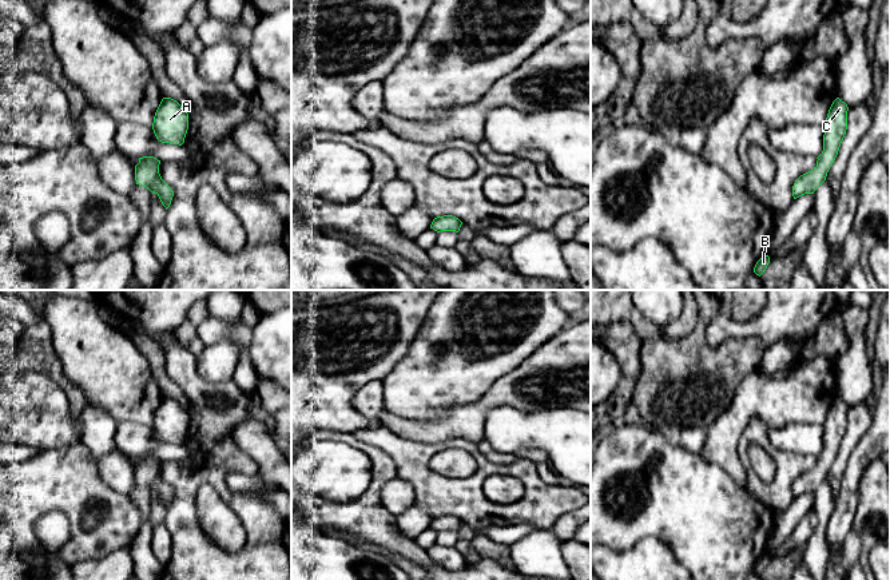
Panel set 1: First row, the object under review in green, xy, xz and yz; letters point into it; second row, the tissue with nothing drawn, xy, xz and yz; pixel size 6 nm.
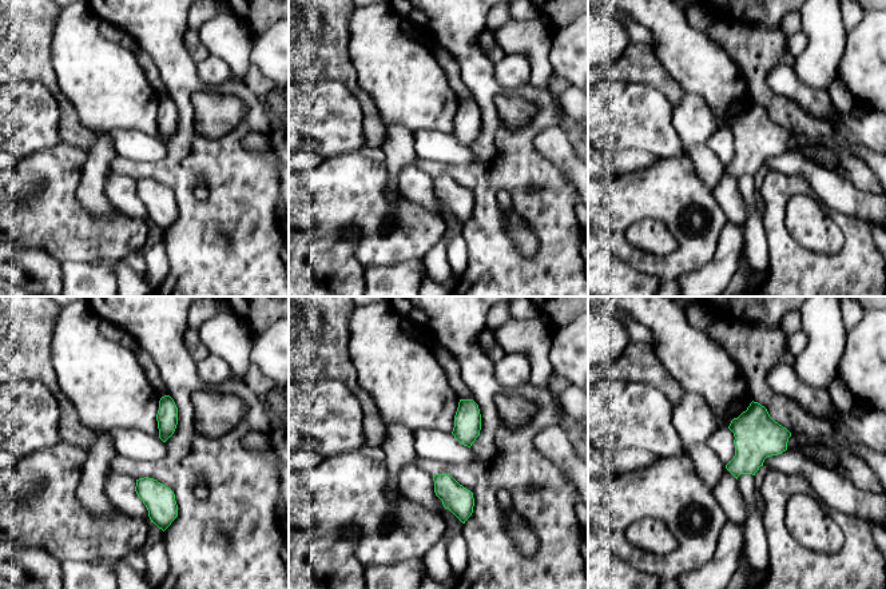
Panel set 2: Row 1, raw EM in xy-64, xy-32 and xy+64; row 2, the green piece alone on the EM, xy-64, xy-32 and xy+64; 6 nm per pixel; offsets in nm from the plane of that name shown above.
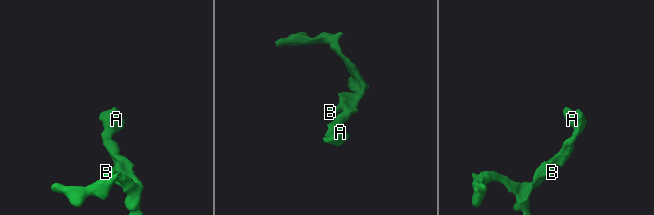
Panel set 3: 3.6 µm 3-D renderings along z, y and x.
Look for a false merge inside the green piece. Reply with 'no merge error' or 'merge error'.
merge error

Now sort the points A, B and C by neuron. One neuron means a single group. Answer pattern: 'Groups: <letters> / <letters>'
Groups: A C / B

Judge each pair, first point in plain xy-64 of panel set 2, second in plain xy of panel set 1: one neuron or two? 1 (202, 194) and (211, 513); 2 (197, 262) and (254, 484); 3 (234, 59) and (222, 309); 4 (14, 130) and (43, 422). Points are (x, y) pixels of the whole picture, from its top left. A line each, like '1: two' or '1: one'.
1: one
2: two
3: two
4: one

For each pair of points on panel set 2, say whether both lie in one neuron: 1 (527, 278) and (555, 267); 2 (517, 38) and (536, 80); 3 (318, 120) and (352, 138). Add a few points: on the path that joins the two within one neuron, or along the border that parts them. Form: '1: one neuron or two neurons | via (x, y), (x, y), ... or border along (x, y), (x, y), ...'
1: one neuron | via (533, 278), (544, 278), (548, 274)
2: one neuron | via (528, 48), (537, 58), (537, 70)
3: one neuron | via (326, 120), (344, 132)

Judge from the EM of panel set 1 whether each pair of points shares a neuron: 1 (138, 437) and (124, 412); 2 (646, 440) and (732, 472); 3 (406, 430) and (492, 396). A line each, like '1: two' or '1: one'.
1: two
2: two
3: one

